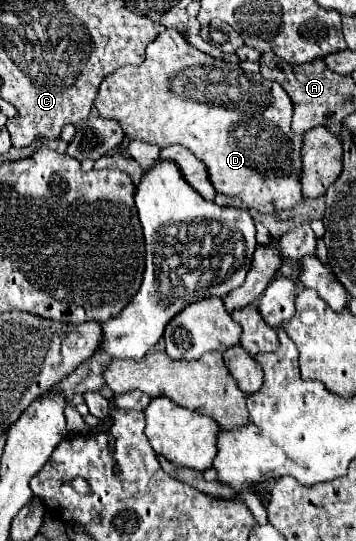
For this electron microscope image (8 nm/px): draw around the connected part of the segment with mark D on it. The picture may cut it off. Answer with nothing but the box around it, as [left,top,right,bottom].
[94,29,304,215]

